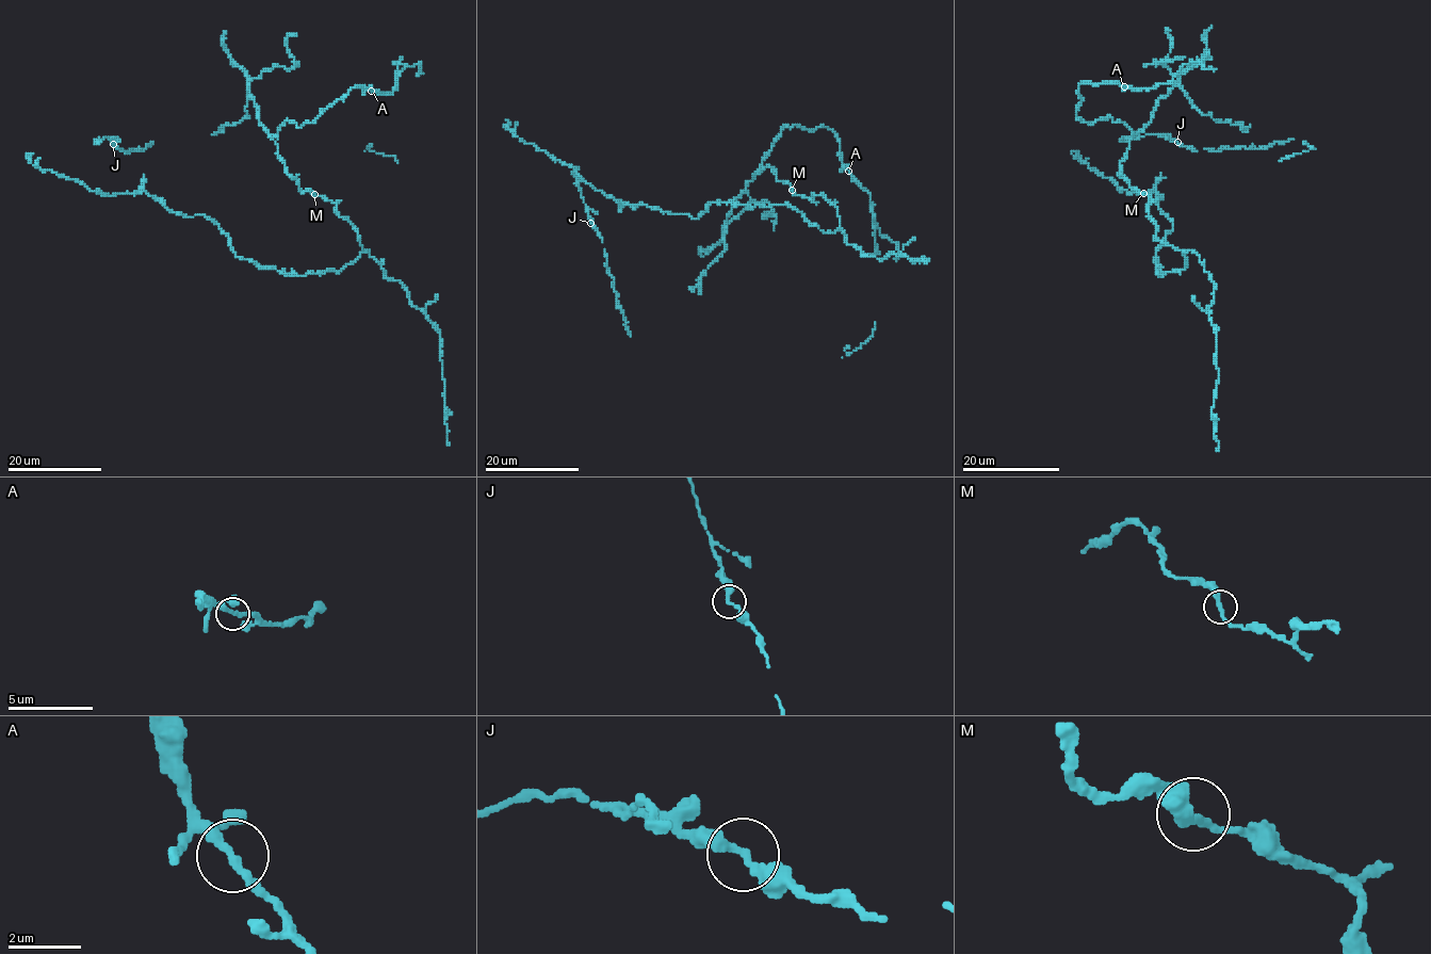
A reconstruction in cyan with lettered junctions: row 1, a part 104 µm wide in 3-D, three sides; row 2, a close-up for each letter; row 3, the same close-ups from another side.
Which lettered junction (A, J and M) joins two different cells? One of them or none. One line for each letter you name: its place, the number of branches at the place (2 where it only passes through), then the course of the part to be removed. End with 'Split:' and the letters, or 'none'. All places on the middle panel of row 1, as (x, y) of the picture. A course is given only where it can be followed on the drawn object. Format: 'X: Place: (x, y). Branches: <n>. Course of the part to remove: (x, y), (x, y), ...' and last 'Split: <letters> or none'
Split: none

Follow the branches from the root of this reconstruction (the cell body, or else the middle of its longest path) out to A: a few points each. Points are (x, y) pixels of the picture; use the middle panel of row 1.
A: (792, 190), (768, 166), (753, 177), (784, 126), (832, 130), (839, 141), (840, 160), (848, 171)

